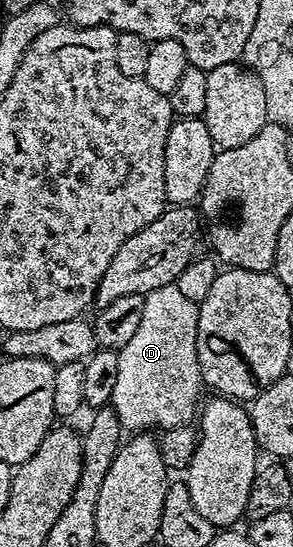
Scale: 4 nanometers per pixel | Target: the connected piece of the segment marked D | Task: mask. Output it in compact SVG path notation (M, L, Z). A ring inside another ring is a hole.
M176 284L160 287L145 296L142 321L127 346L118 351L118 381L109 403L124 431L147 432L153 430L149 428L161 428L166 432L171 428L186 427L189 420L196 417L204 389L197 350L198 310L199 306L184 297Z

